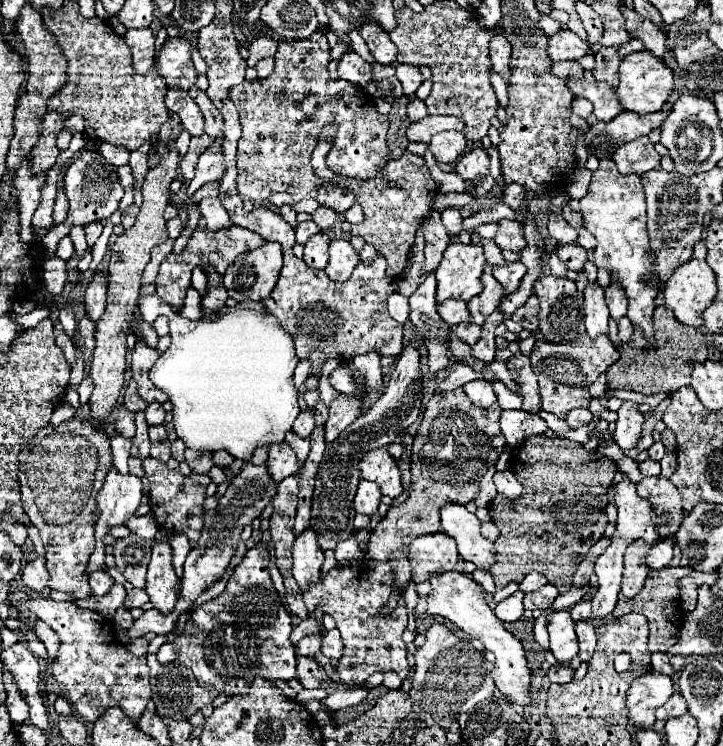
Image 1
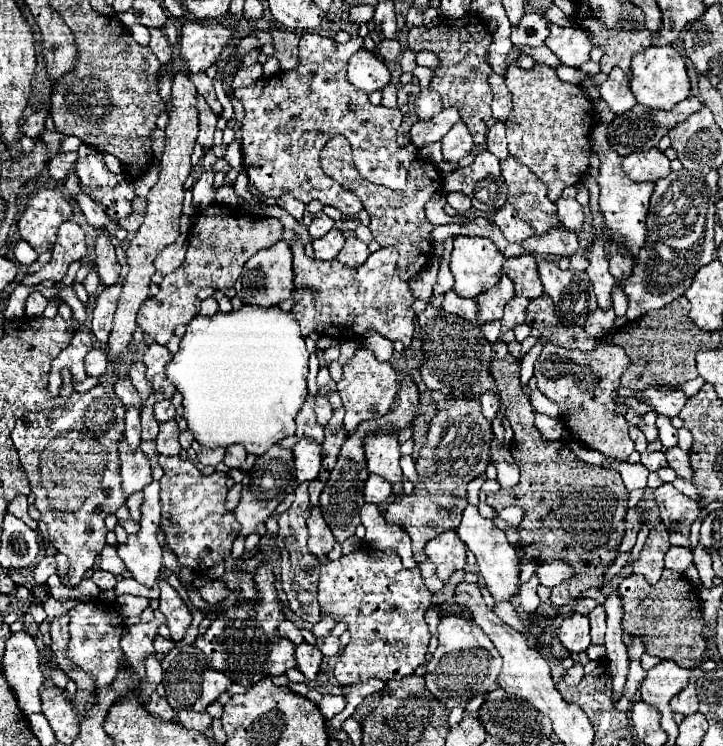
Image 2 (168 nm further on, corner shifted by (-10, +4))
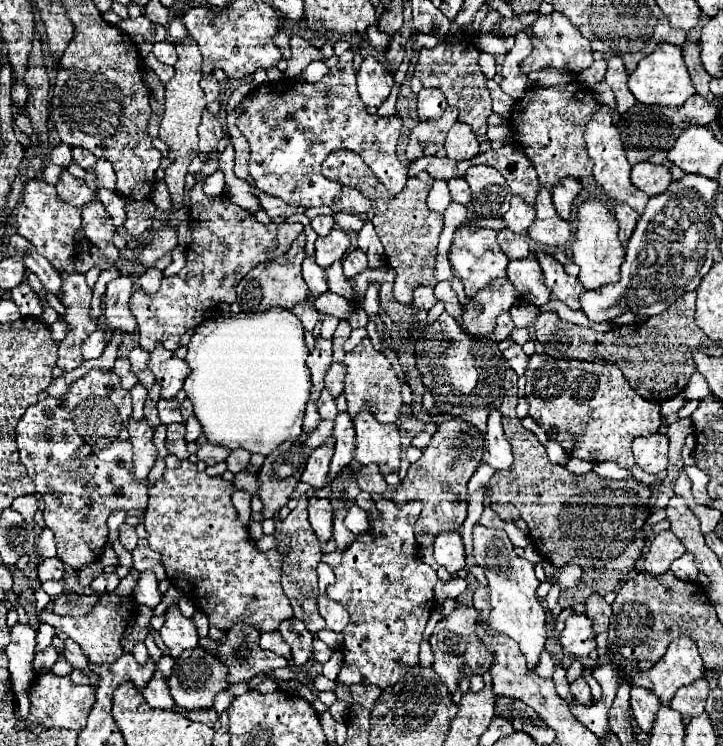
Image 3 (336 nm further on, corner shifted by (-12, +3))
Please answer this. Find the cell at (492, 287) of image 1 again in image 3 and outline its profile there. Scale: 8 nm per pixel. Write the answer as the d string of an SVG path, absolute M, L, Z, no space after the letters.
M508 278L492 280L486 288L478 290L464 308L462 328L474 336L482 338L494 332L496 318L510 310L518 300L516 288L508 282Z

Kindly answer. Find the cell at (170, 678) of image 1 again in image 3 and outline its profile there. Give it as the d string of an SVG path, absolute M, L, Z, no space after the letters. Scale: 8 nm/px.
M198 646L196 650L190 650L188 654L182 654L176 660L172 676L168 678L168 686L170 686L170 694L178 708L184 708L184 710L212 708L214 696L228 688L226 676L228 676L228 668L216 656L212 656L210 652Z

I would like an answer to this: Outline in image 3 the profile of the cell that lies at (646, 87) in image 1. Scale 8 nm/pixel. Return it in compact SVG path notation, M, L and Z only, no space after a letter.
M660 44L650 56L642 58L638 68L630 74L628 80L630 92L642 104L662 104L662 106L682 106L692 94L696 94L690 74L686 70L682 50L672 44Z

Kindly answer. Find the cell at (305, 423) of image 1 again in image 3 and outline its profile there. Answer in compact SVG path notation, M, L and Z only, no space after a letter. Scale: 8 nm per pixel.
M328 388L322 390L320 398L318 398L318 412L322 418L328 418L328 420L334 420L338 410L336 410L336 402L334 402L334 396L328 392Z

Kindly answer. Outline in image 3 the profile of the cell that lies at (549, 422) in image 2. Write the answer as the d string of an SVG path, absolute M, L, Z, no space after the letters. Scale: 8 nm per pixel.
M548 434L548 442L546 442L546 452L548 452L548 458L552 464L560 464L564 466L568 462L568 454L564 452L564 448L552 438L554 434Z

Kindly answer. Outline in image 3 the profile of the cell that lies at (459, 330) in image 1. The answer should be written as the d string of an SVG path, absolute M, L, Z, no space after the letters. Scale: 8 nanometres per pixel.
M504 312L504 314L500 314L500 318L496 320L498 324L496 324L496 330L494 330L494 338L500 342L500 340L506 340L510 334L512 334L512 330L514 330L514 322L512 322L512 318L510 318L510 314L508 312Z

